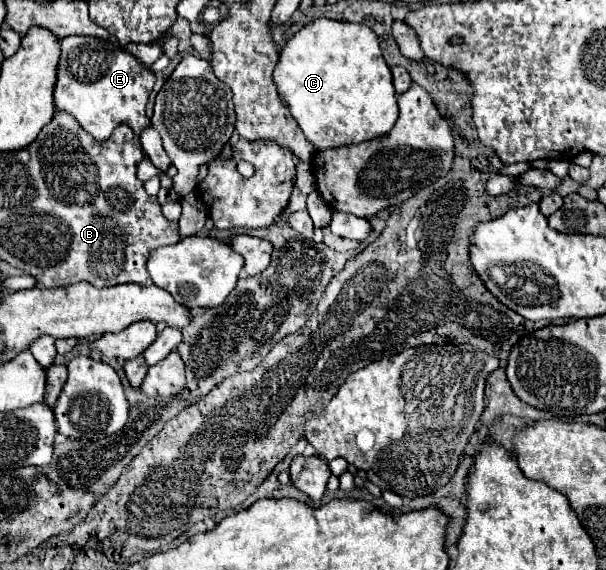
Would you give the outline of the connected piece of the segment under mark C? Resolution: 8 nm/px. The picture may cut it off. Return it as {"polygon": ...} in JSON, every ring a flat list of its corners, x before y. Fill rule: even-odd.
{"polygon":[[319,18,311,24,305,24,281,48,279,60,273,70,273,80,283,104,289,108,291,116,297,120,297,124,317,150,359,144,375,136,383,136,395,126,399,116,391,70,383,58,375,32,365,24,339,22,329,18]]}

